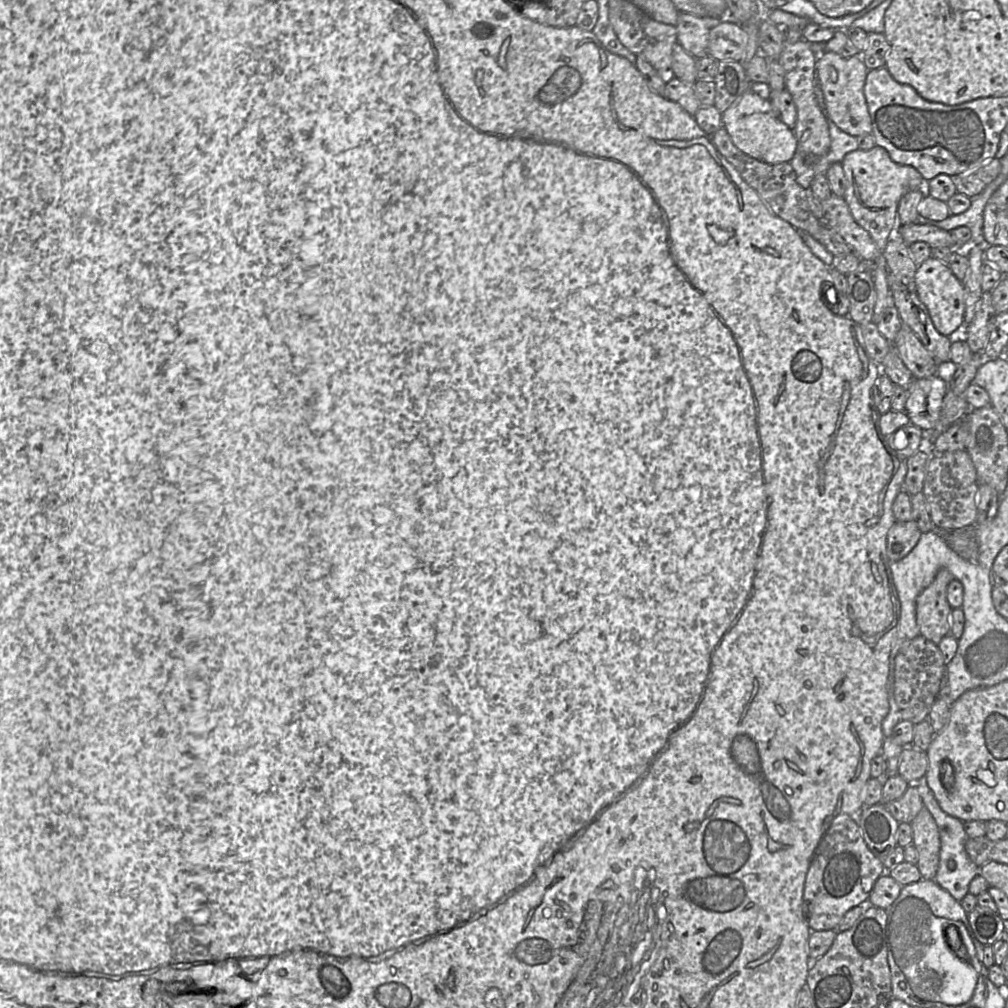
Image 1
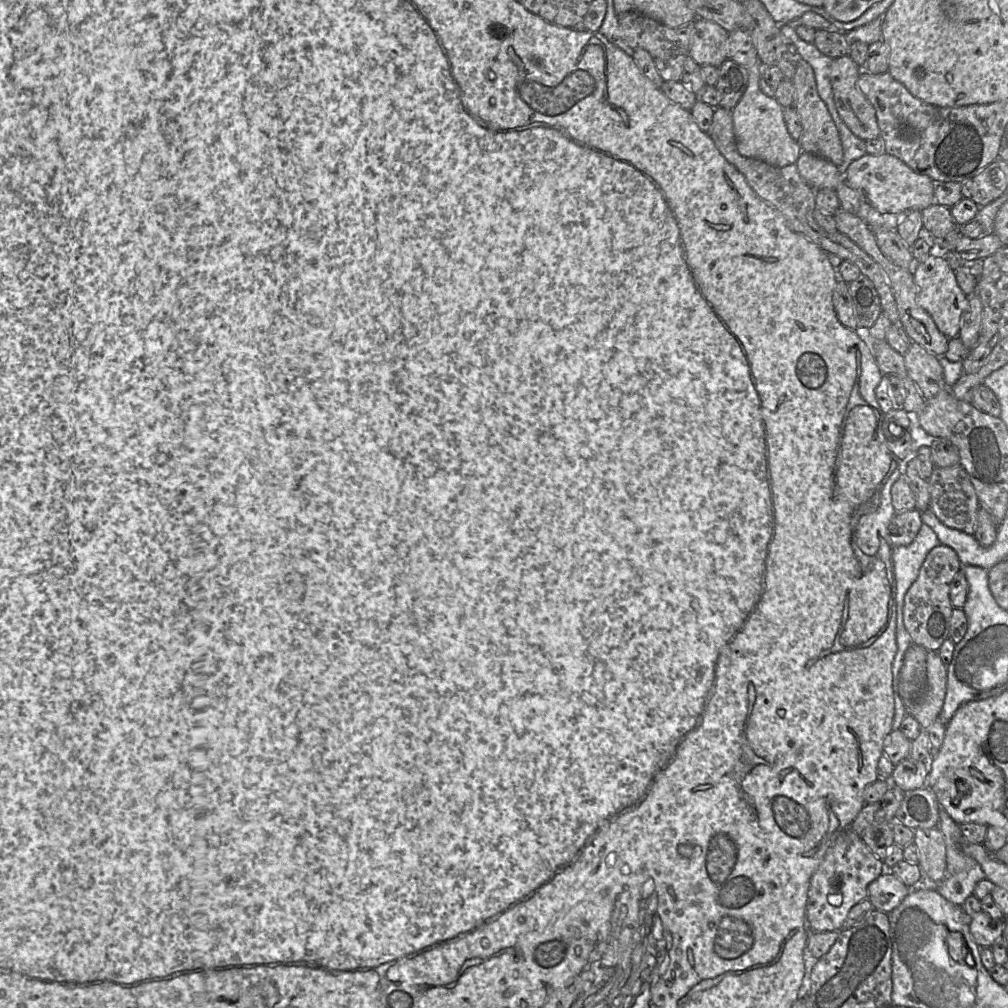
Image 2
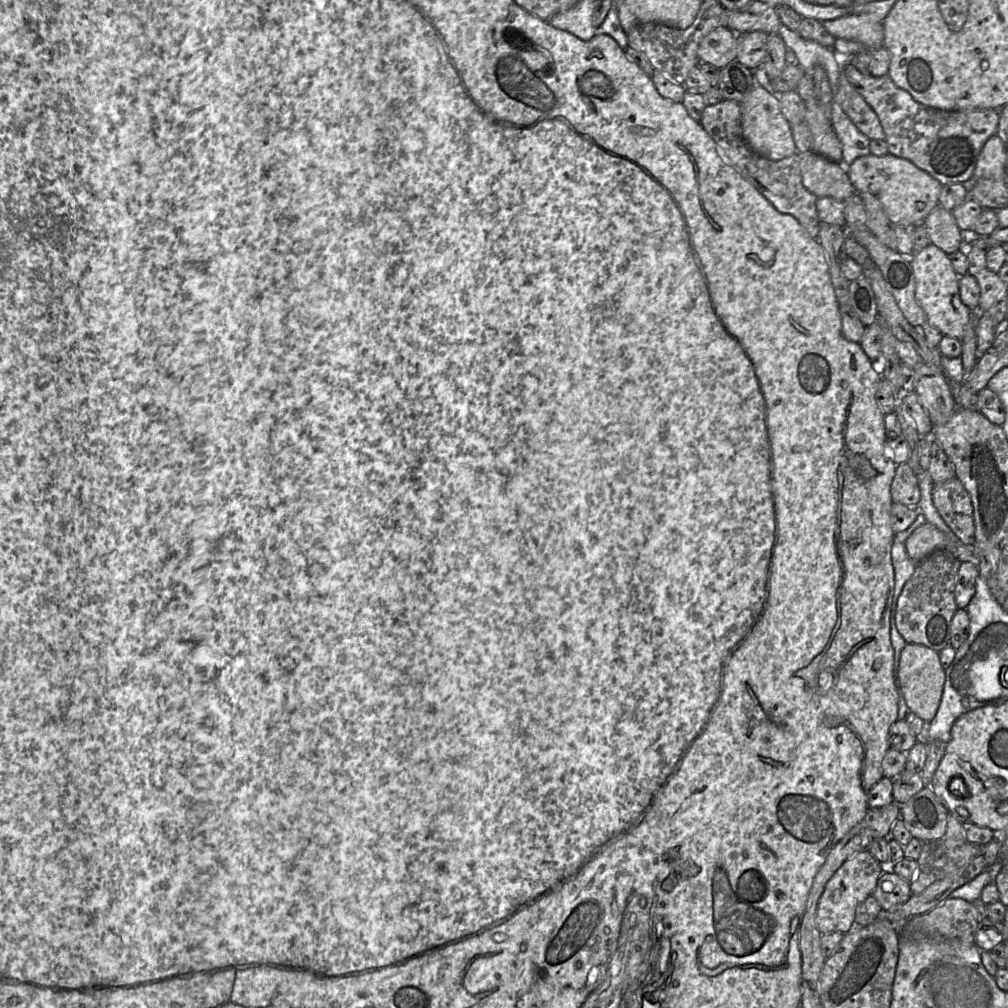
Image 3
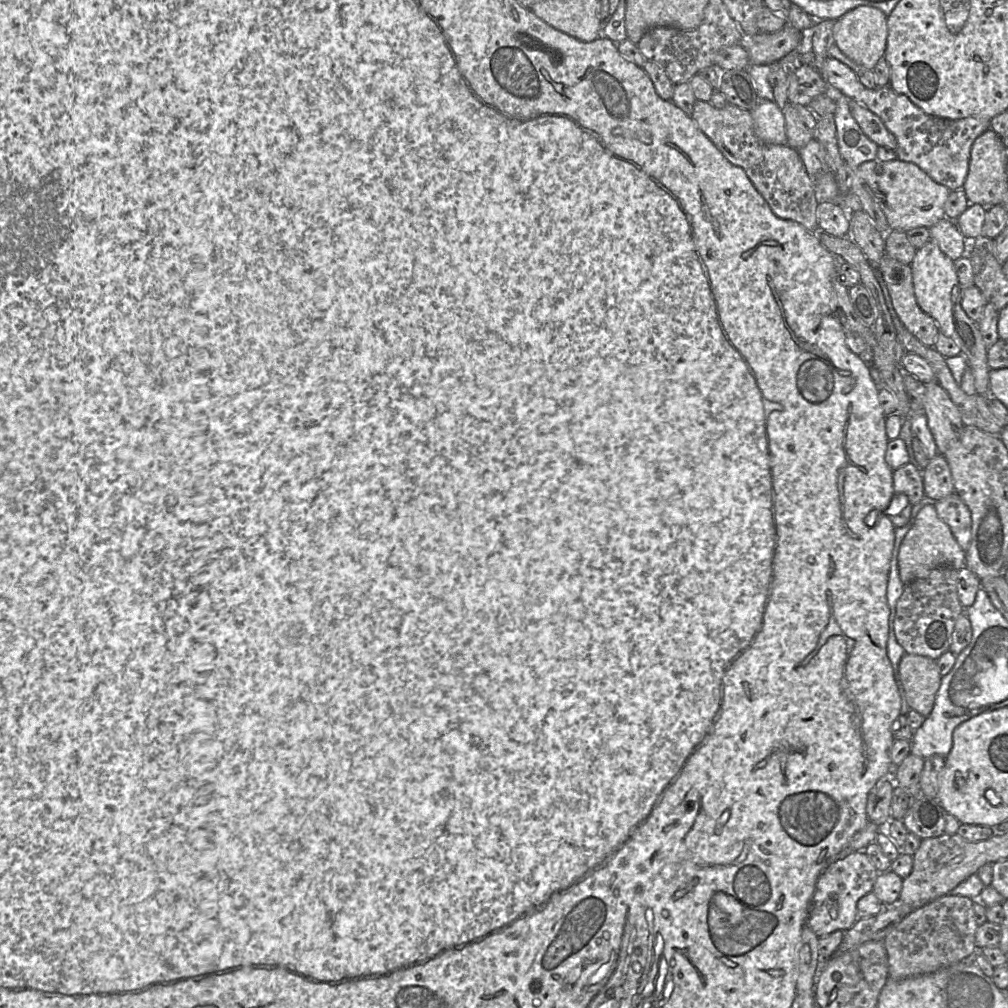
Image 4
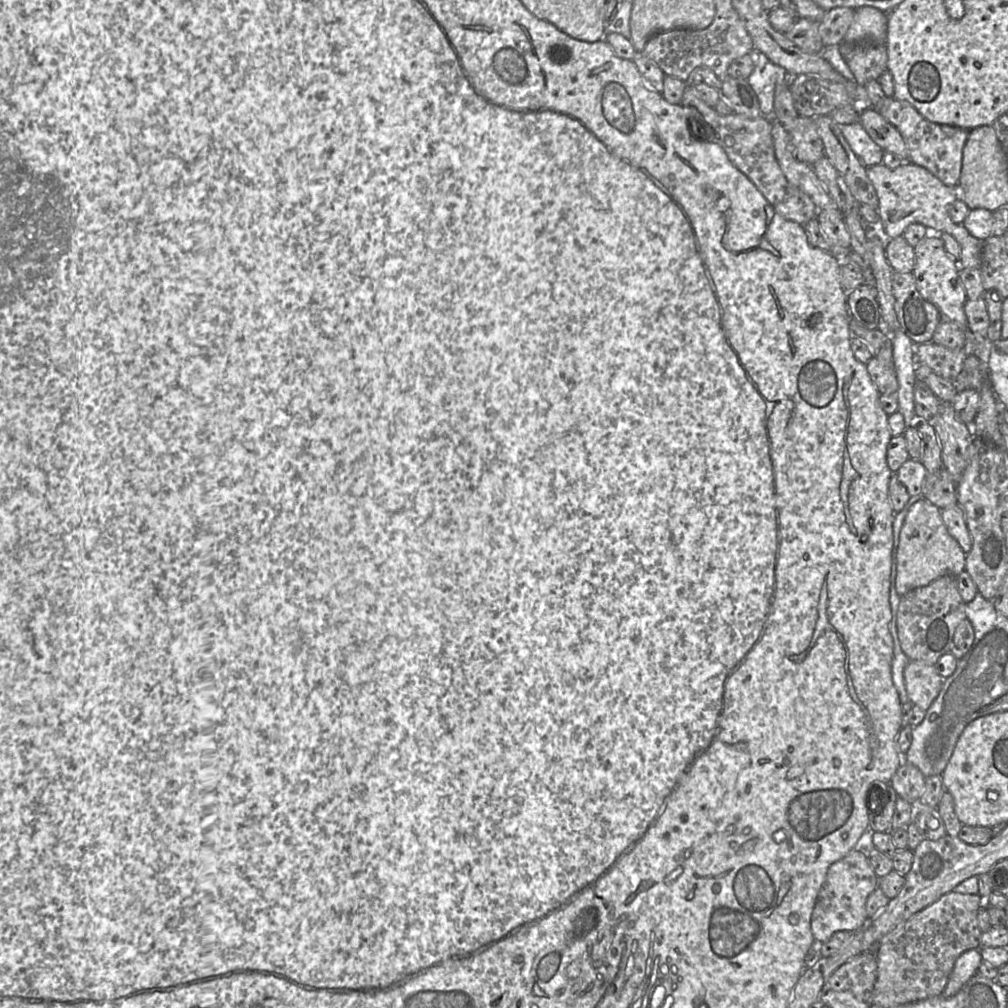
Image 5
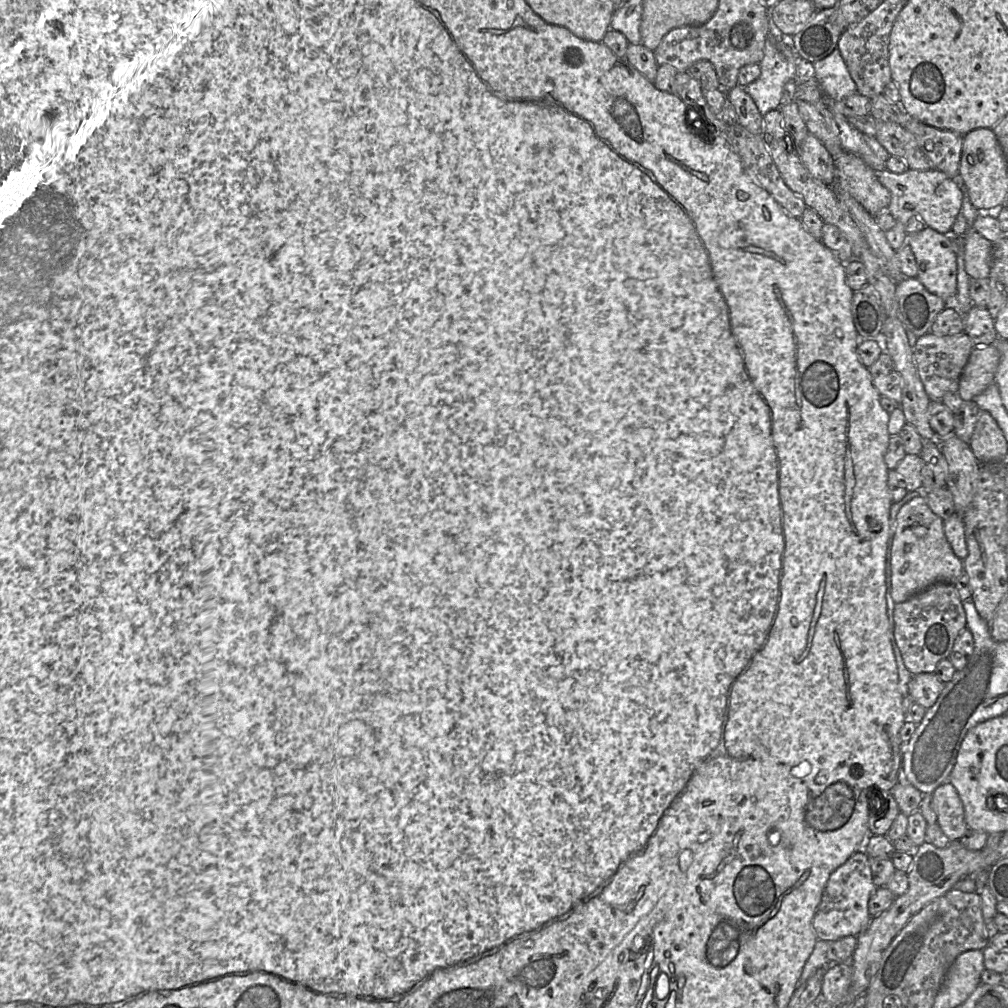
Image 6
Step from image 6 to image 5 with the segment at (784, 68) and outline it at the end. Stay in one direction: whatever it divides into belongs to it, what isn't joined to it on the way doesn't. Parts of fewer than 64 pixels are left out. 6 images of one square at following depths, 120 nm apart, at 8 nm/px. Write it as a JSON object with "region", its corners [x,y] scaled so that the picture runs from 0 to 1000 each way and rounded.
{"region":[[[747,51],[747,61],[749,67],[741,79],[752,97],[755,115],[765,115],[768,111],[770,83],[777,82],[781,70],[755,51]]]}

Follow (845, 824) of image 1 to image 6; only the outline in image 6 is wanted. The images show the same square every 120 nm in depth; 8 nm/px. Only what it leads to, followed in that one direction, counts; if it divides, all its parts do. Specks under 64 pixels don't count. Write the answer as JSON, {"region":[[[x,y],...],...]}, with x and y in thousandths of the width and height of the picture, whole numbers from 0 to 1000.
{"region":[[[849,844],[821,872],[807,912],[807,921],[812,932],[828,934],[840,929],[850,930],[855,926],[865,911],[861,906],[861,895],[869,881],[865,873],[862,850]]]}

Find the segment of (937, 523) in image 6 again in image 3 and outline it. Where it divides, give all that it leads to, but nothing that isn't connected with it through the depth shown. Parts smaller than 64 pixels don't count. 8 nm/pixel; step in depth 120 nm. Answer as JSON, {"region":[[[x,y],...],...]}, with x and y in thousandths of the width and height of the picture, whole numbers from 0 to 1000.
{"region":[[[918,518],[899,536],[901,552],[907,557],[915,557],[929,546],[938,546],[941,534],[927,521]]]}

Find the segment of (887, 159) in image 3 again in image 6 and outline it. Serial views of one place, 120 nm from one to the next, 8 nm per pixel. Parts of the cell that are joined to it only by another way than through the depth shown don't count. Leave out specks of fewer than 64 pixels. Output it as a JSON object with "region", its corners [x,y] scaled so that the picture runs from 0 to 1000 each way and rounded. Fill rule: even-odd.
{"region":[[[880,168],[870,171],[872,181],[879,186],[884,192],[881,209],[889,219],[888,224],[878,230],[878,235],[888,249],[892,248],[900,238],[898,224],[903,216],[909,214],[919,224],[927,227],[933,232],[944,232],[944,225],[953,210],[955,191],[946,178],[941,177],[932,169],[905,169],[889,173]],[[966,227],[955,234],[957,269],[963,277],[981,276],[984,242]]]}

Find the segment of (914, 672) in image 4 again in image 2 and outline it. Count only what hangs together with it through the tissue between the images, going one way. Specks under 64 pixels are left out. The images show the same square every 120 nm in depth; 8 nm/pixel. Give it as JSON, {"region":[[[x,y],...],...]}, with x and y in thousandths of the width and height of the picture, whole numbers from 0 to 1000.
{"region":[[[921,646],[919,664],[916,689],[908,697],[900,699],[900,708],[907,711],[916,724],[932,713],[939,686],[939,662],[931,646]]]}

